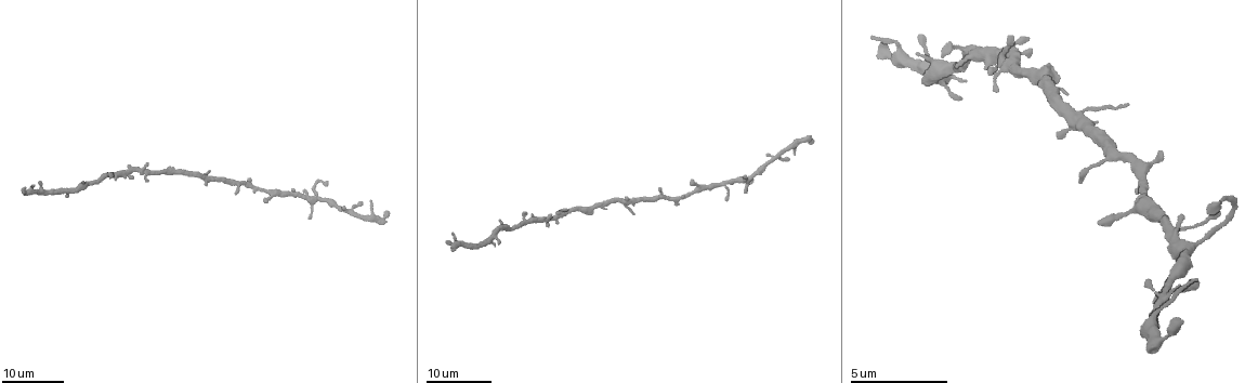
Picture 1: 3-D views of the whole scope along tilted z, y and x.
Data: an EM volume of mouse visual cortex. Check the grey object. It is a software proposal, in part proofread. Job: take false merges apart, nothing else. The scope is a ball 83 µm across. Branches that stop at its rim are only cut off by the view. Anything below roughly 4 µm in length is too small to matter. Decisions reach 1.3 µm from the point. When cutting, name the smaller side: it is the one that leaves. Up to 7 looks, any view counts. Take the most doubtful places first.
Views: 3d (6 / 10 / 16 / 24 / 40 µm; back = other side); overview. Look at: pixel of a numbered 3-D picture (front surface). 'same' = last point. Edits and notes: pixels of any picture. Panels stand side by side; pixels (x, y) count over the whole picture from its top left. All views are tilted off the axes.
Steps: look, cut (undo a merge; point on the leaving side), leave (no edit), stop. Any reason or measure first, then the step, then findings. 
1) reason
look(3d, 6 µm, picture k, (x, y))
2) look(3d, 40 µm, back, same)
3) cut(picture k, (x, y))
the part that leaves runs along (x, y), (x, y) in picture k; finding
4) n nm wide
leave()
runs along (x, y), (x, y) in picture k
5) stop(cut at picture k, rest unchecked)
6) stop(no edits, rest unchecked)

branch point
look(3d, 16 µm, picture 1, (317, 198))

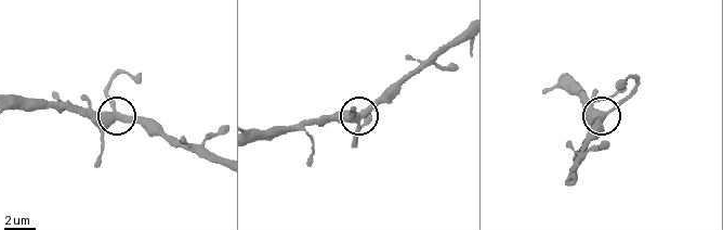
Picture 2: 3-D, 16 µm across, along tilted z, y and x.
zoom in
look(3d, 10 µm, picture 2, (606, 111))

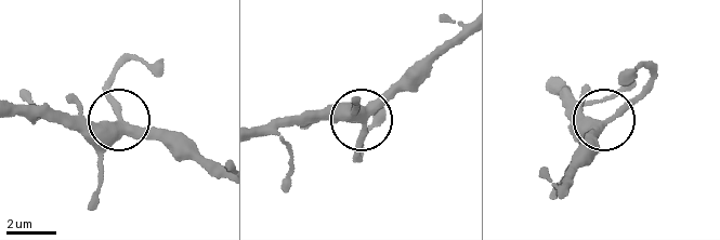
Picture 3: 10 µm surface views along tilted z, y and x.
320 nm wide
leave()
runs along (15, 109), (112, 124), (118, 119), (108, 94), (114, 75) in picture 3; continuous, no second neuron

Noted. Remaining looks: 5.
four or more arms meet
look(3d, 16 µm, picture 1, (625, 203))

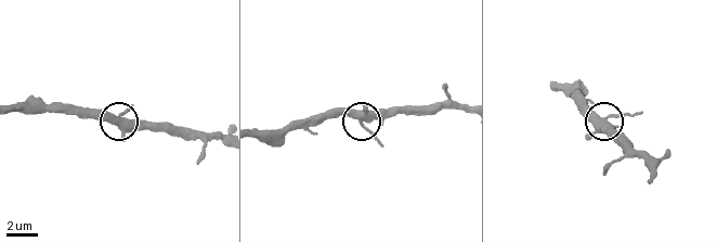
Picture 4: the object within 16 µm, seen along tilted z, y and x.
zoom in
look(3d, 6 µm, picture 4, (120, 127))

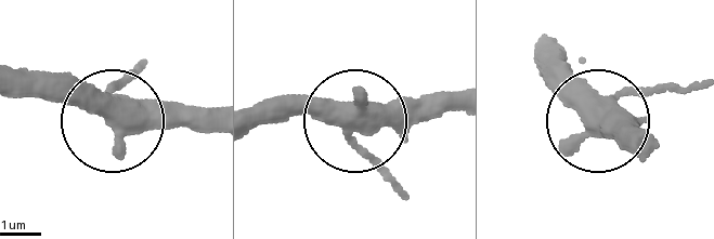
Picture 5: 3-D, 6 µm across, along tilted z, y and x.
leave()
continuous, no second neuron

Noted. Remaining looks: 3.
side arm on a straight run
look(3d, 24 µm, picture 1, (272, 190))

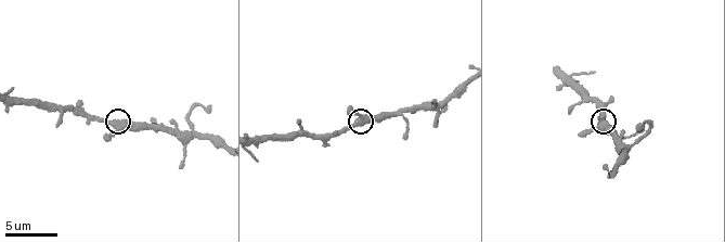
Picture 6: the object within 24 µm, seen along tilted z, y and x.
look(3d, 10 µm, picture 6, (359, 125))

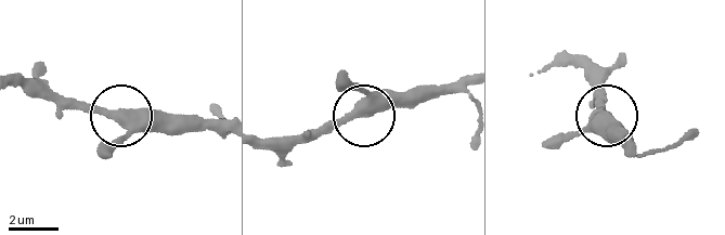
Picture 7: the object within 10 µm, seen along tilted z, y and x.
440 nm wide
leave()
one neuron here

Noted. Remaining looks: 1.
stop(no edits, rest unchecked)

